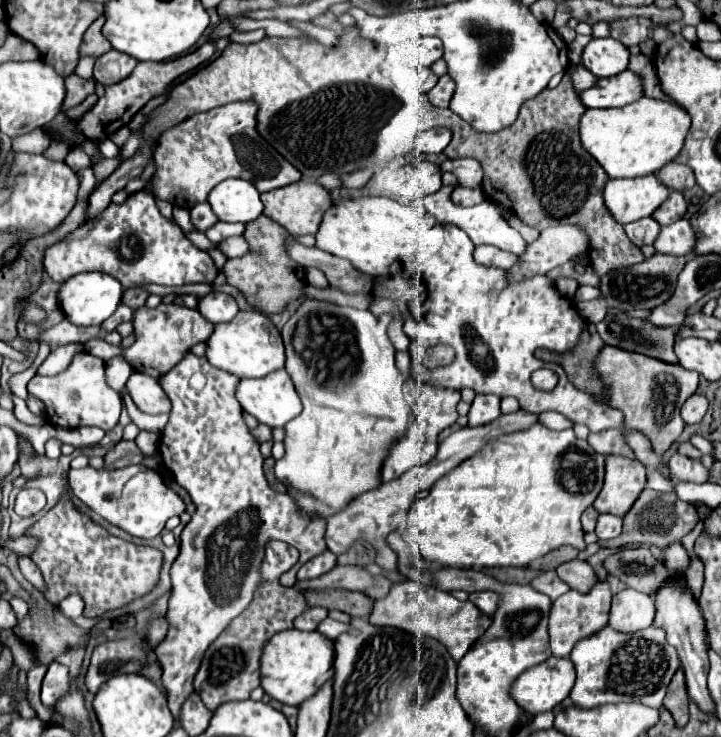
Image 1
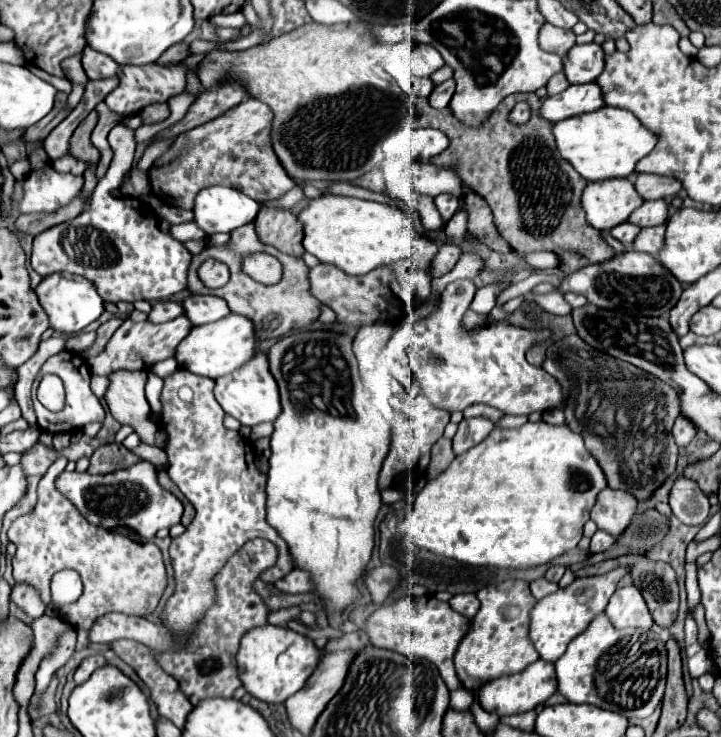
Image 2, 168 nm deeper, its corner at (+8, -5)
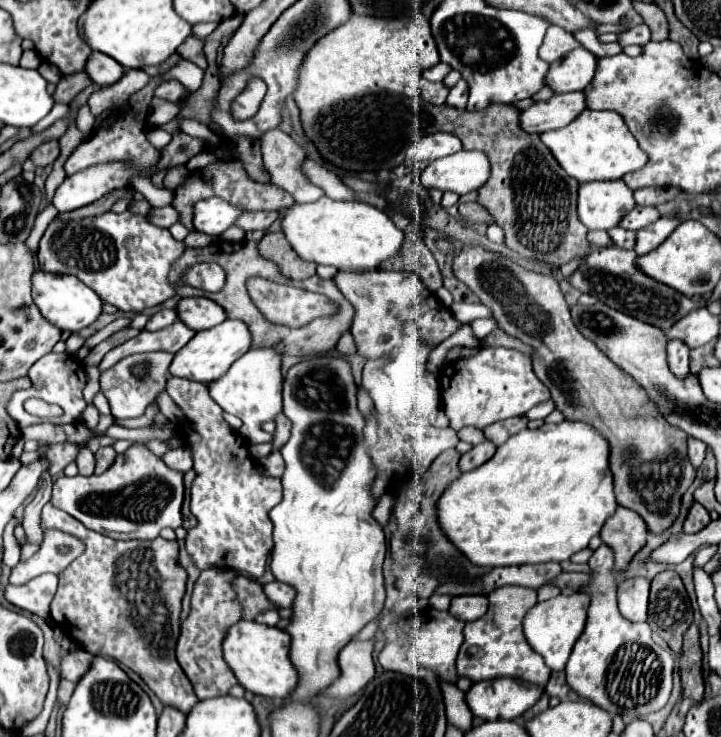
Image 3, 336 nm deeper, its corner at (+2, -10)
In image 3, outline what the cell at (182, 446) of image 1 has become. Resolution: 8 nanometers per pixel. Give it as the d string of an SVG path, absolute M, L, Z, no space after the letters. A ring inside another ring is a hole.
M170 378L166 384L166 392L174 400L174 404L182 410L182 414L186 416L188 428L200 436L200 438L186 438L188 450L194 460L194 470L196 470L196 478L190 488L190 494L192 494L190 510L198 518L198 526L188 530L188 536L186 536L186 550L188 550L194 566L200 570L232 568L232 570L246 572L252 580L262 578L268 568L268 558L274 550L272 522L268 518L268 512L282 500L280 478L262 476L256 470L244 438L240 438L240 434L234 432L230 428L230 424L224 420L224 416L222 416L224 412L210 396L206 384L186 380L186 378Z

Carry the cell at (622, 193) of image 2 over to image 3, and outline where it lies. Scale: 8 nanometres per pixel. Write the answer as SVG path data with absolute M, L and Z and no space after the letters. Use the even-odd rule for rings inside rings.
M622 180L580 184L578 216L588 230L616 228L634 206L632 190Z

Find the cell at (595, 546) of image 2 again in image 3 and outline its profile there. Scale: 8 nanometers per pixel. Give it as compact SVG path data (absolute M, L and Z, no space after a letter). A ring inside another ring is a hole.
M602 544L594 550L588 564L594 574L590 584L582 590L592 594L592 602L588 608L586 628L564 670L566 682L580 698L588 698L592 704L610 714L630 716L626 720L658 712L666 706L672 692L674 656L652 640L652 632L646 622L634 624L620 616L616 606L616 578L610 576L614 566L614 552L610 546Z

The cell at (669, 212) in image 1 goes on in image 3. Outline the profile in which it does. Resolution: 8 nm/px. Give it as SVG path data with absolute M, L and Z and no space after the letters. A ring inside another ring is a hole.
M636 206L630 214L626 214L620 222L622 228L626 230L642 230L644 226L654 224L654 220L660 218L660 212L652 206Z

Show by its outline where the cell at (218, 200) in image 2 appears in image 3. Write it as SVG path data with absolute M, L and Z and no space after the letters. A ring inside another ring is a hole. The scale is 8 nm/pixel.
M212 196L212 198L196 202L194 228L208 236L220 236L224 230L234 226L242 214L244 214L242 208L222 200L218 196Z

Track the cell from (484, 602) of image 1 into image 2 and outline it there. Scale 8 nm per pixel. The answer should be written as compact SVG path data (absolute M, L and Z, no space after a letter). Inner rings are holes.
M474 593L454 595L448 603L450 603L450 607L452 607L456 613L464 615L466 619L472 619L472 617L478 613L478 609L480 609L480 601L478 601L478 597L476 597Z

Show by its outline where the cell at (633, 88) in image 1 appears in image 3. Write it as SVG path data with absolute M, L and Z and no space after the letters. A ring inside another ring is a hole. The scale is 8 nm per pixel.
M566 92L554 94L544 102L534 102L520 114L520 126L526 132L548 132L570 124L578 114L586 110L584 92Z

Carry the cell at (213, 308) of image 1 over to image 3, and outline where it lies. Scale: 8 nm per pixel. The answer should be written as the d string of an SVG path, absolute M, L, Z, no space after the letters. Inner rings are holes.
M182 298L178 304L178 318L192 330L208 330L222 320L226 320L226 312L214 300L208 298Z

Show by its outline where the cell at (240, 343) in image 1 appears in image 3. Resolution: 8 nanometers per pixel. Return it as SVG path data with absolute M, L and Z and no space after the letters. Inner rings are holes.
M224 320L222 324L210 330L196 332L196 336L174 356L170 364L170 374L210 384L224 376L226 370L234 364L234 360L238 360L242 354L250 350L250 344L252 344L250 330L242 320Z

